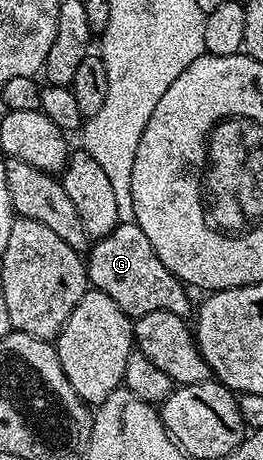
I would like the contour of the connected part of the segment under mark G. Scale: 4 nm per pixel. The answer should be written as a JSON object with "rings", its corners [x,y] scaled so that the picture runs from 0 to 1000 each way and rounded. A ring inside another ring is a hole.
{"rings":[[[513,480],[441,489],[418,511],[361,526],[331,552],[327,583],[346,626],[418,641],[487,689],[570,685],[570,676],[646,676],[703,693],[734,687],[738,654],[730,663],[719,630],[639,587],[631,572],[601,563],[586,537],[570,537],[570,520],[555,520],[555,502]]]}

